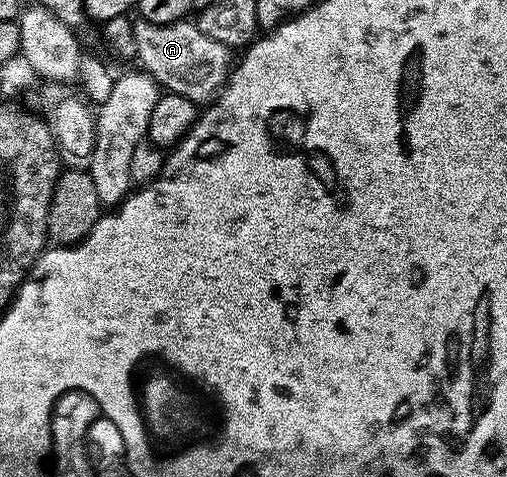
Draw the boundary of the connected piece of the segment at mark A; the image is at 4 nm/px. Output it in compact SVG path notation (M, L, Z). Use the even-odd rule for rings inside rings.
M137 19L132 22L136 60L164 92L183 95L201 107L213 100L229 77L235 57L230 46L215 43L215 39L199 31L196 20L186 19L156 25Z

